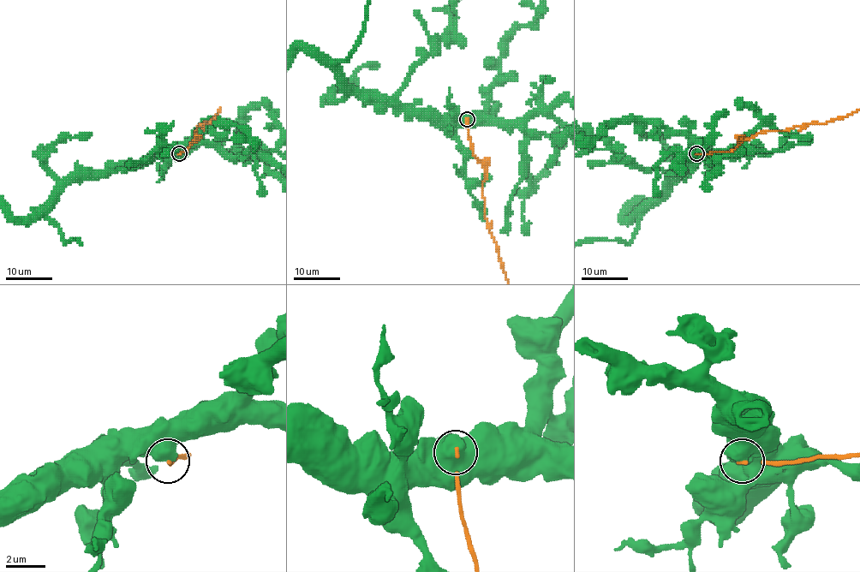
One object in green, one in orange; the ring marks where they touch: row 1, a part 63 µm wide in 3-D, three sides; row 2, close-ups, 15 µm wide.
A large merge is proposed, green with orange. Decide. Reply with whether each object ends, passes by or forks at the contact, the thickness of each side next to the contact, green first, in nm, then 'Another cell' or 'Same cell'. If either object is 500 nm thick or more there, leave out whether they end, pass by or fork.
Thickness 850 nm (green) against 130 nm. Another cell

